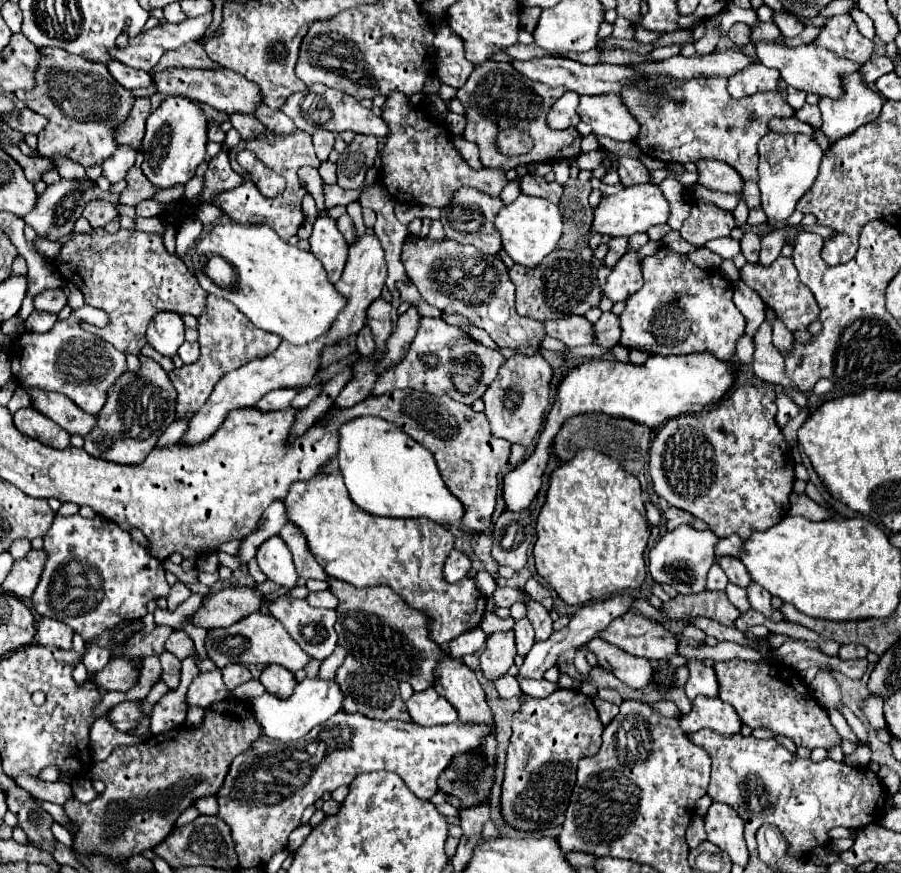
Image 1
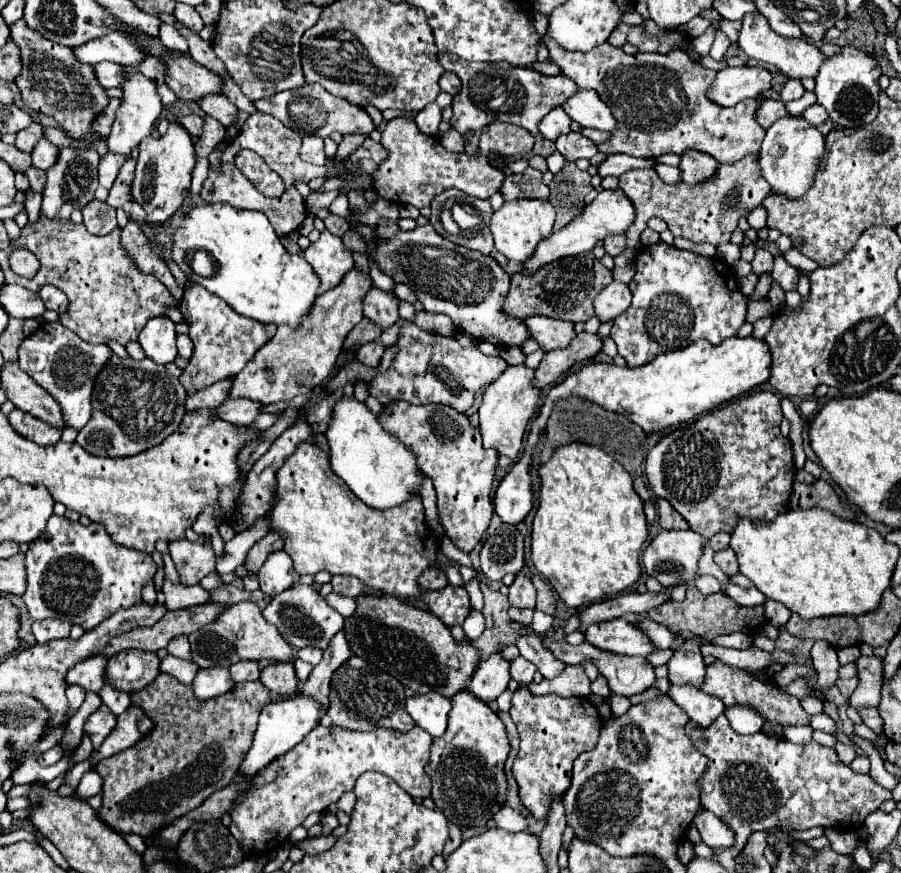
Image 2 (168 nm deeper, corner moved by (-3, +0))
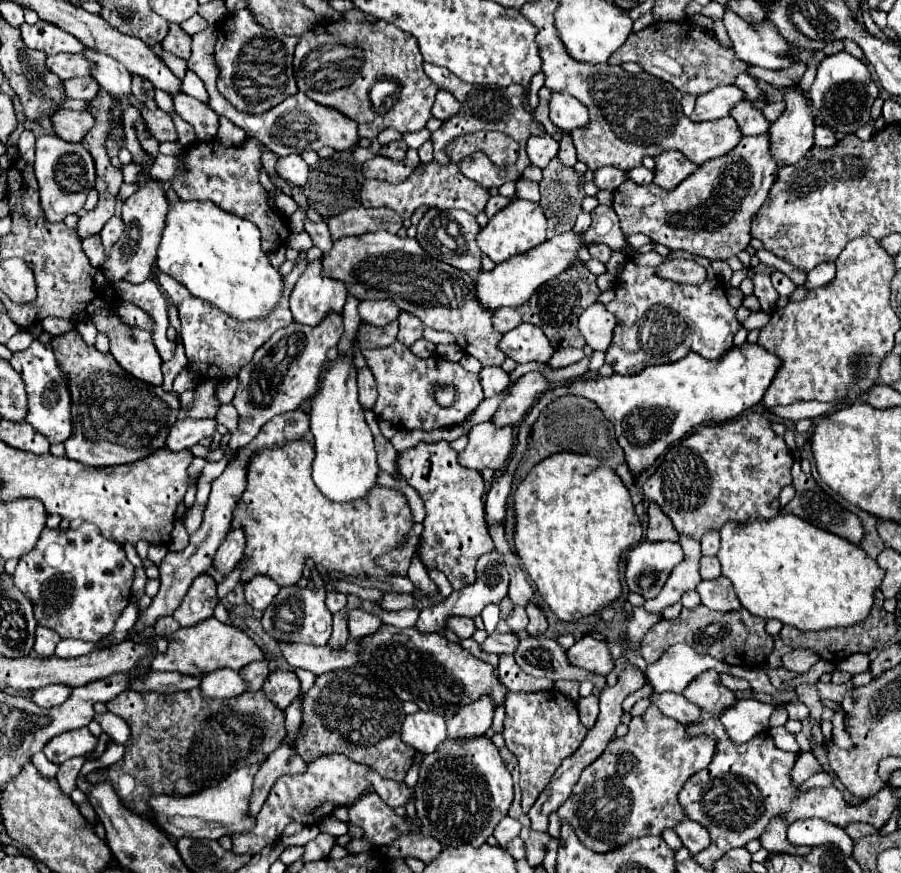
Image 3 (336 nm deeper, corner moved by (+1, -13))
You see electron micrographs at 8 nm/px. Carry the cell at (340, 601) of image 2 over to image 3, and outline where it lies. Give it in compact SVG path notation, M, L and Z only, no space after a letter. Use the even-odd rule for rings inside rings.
M358 608L354 610L354 614L350 614L348 628L350 628L350 638L362 638L378 632L378 628L382 628L382 620L380 616Z

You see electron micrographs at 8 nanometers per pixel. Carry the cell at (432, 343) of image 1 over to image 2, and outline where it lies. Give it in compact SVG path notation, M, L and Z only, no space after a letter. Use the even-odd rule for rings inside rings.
M404 323L398 337L400 351L390 365L388 373L370 381L368 393L376 397L382 405L404 399L412 401L414 405L422 403L444 403L454 405L458 411L468 411L474 405L474 395L480 387L498 379L508 363L502 357L490 357L478 351L476 347L462 347L454 337L444 337L438 333L424 331L412 323ZM454 385L454 387L452 387Z

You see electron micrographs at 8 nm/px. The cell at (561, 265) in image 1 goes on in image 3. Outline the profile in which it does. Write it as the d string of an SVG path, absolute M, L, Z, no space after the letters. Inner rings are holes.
M576 262L576 264L568 266L558 278L542 284L526 304L516 306L516 308L502 308L502 310L494 312L492 324L494 324L494 330L504 334L504 332L516 328L518 324L530 322L548 336L554 350L568 348L568 346L584 348L584 338L578 332L578 318L590 304L596 302L598 296L600 296L600 290L596 286L596 276L582 262Z

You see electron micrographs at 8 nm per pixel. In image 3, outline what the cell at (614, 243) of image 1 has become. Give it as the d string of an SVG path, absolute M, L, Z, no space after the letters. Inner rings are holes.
M590 244L588 250L590 250L590 254L592 254L594 258L598 258L600 262L608 262L608 258L610 258L610 254L612 254L612 250L610 250L606 244Z

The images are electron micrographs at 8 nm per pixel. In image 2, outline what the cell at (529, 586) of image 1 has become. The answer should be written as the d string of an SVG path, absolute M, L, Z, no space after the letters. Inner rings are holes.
M532 575L532 583L534 583L534 587L538 589L536 609L538 609L538 611L544 611L544 613L548 613L548 615L554 615L556 599L554 599L554 593L552 593L550 585L546 585L538 575Z

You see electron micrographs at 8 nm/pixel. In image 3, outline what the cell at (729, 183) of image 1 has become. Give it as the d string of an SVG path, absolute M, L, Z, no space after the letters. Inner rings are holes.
M666 150L658 156L654 156L654 162L656 162L654 184L658 184L660 188L666 188L666 190L672 190L674 186L678 186L678 182L688 178L698 168L686 156L682 156L680 152L674 152L674 150Z

